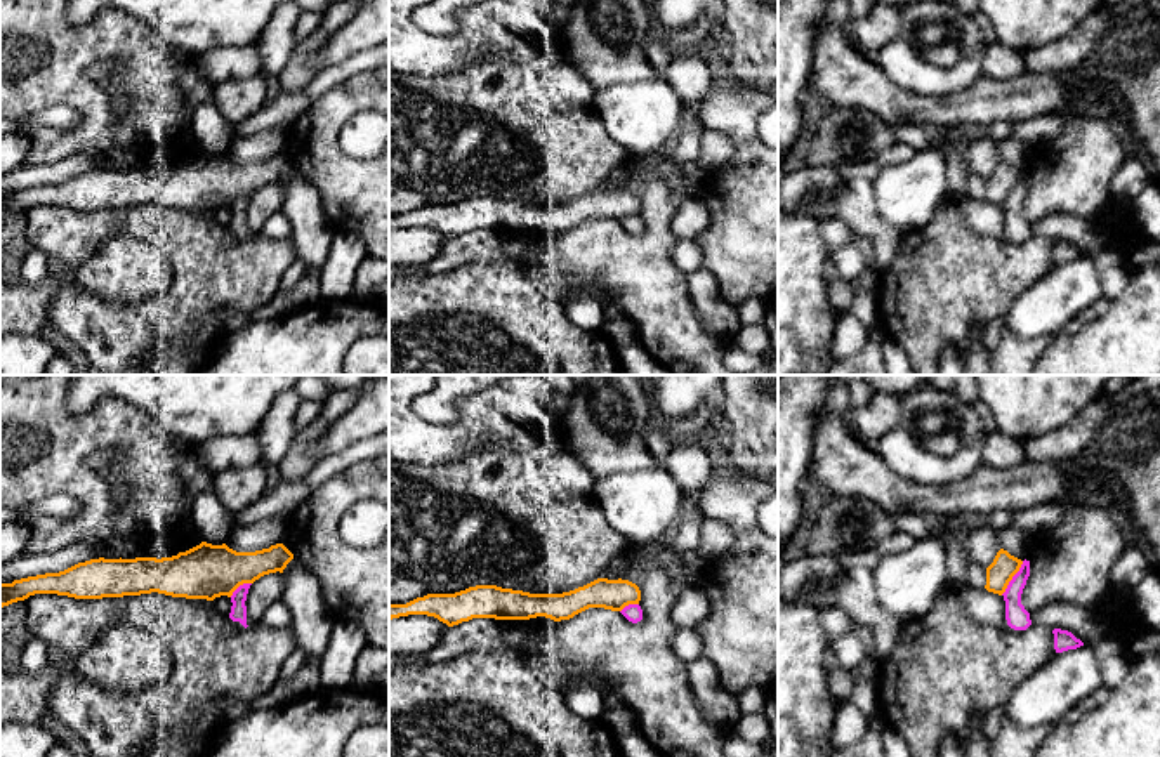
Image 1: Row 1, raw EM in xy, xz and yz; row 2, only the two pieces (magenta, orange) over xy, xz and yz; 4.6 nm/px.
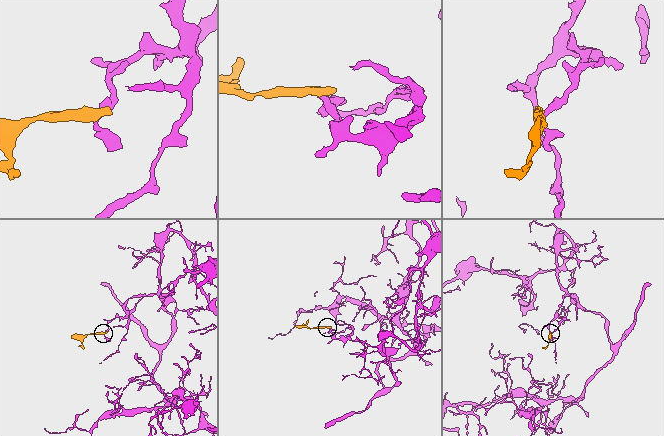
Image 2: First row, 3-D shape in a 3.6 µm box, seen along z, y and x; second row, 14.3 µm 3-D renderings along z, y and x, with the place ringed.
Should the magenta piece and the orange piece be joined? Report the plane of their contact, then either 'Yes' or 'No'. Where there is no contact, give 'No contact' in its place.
Touches magenta in yz. No

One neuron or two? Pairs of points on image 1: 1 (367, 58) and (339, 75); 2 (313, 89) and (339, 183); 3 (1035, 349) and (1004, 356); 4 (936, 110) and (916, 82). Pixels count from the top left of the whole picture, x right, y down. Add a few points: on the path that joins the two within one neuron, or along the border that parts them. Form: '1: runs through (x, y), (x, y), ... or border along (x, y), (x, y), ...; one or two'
1: runs through (360, 61), (346, 70); one
2: border along (351, 75), (313, 101); two
3: runs through (1028, 351), (1011, 356); one
4: border along (889, 78), (917, 94), (954, 94), (966, 89); two

